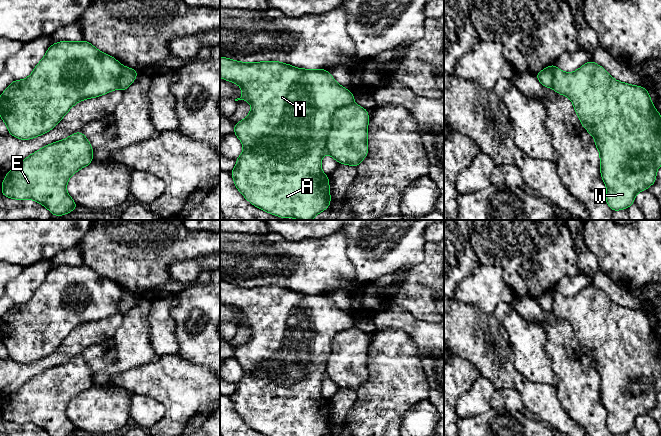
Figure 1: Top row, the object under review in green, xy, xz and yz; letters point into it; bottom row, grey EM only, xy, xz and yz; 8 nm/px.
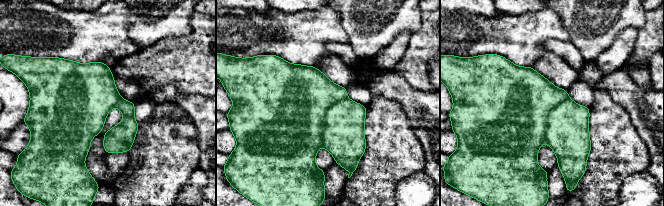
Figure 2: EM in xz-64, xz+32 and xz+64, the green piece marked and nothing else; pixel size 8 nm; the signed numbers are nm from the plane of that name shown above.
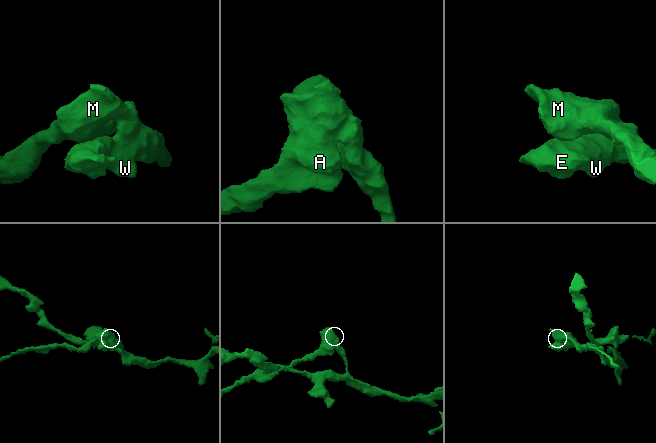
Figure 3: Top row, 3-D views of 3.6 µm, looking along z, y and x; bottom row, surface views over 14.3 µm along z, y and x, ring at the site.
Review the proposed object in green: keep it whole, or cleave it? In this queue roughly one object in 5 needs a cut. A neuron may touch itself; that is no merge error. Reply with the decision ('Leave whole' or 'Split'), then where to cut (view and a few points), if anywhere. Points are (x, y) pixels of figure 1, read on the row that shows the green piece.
Split. Split along xz (352, 102), (334, 113), (325, 152)

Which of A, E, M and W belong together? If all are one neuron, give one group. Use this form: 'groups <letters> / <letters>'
groups A M / E W

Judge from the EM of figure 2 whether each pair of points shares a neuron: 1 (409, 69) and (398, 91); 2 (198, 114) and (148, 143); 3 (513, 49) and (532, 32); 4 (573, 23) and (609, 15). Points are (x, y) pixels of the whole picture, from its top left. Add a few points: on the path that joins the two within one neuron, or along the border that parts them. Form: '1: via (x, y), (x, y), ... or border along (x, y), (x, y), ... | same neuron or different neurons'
1: border along (392, 70), (400, 74), (413, 87), (424, 91) | different neurons
2: border along (192, 122), (196, 129), (198, 145) | different neurons
3: via (518, 44), (527, 35) | same neuron
4: via (582, 15), (600, 15) | same neuron

